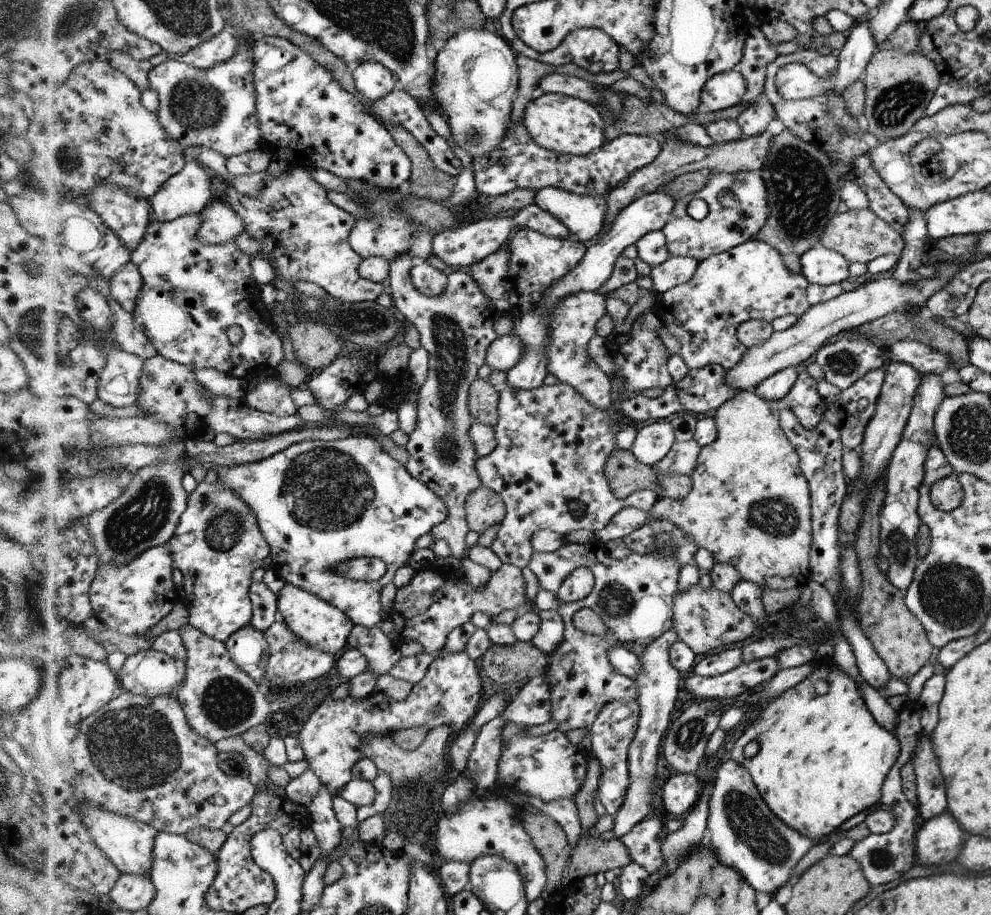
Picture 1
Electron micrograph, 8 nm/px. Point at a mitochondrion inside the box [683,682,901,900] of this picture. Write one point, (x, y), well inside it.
(743, 814)

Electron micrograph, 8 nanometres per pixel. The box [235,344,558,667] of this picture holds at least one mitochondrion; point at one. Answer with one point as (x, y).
(326, 490)

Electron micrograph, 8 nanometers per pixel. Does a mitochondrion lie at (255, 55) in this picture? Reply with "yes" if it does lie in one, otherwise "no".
no

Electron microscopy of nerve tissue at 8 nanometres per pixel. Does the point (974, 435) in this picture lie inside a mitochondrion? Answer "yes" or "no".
yes

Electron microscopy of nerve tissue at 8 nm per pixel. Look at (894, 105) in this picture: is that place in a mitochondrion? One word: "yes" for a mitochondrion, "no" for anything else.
yes

